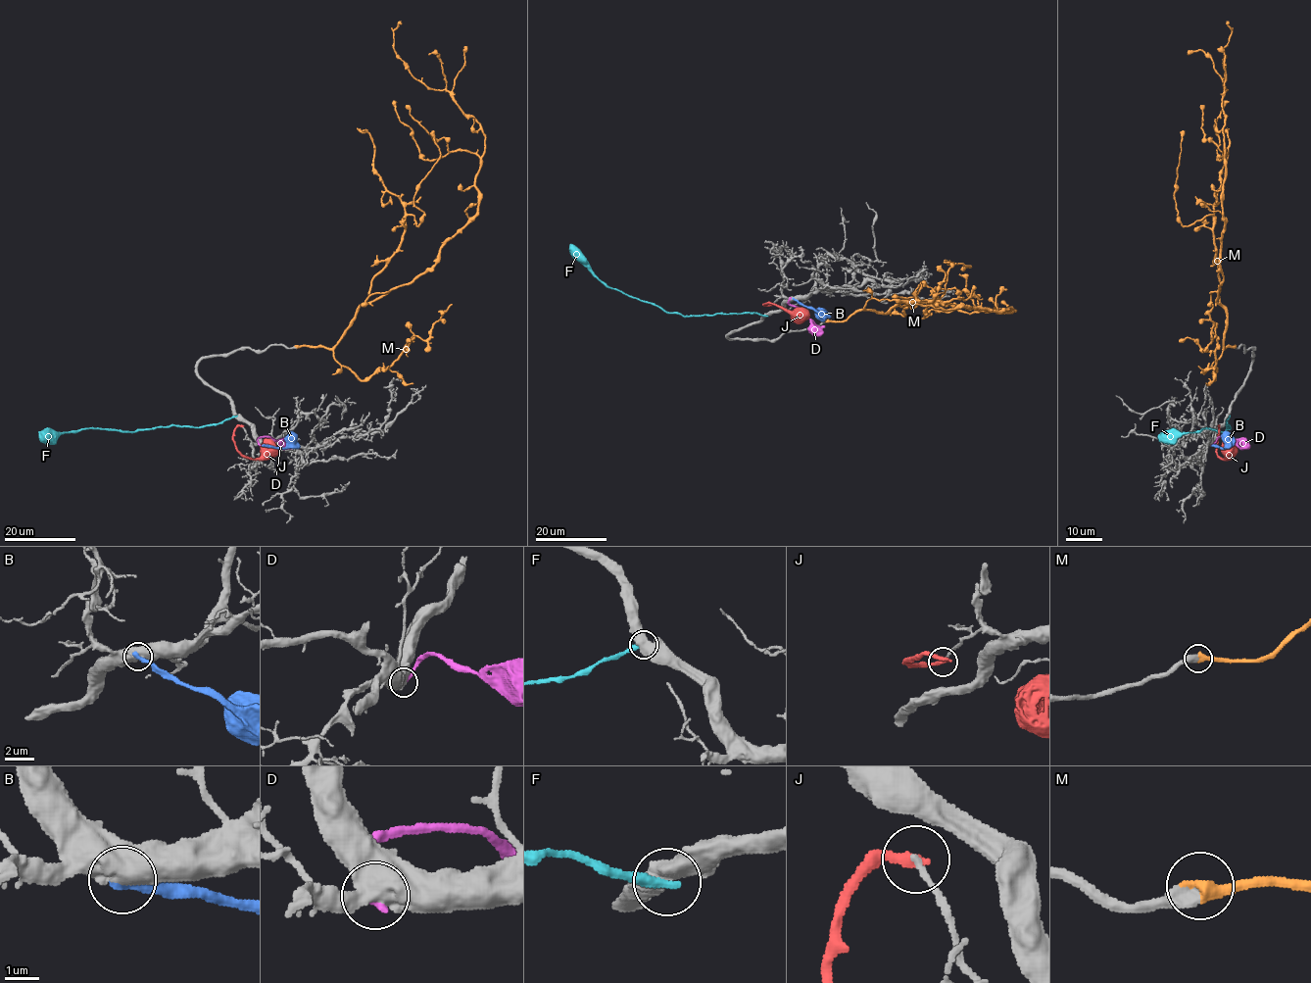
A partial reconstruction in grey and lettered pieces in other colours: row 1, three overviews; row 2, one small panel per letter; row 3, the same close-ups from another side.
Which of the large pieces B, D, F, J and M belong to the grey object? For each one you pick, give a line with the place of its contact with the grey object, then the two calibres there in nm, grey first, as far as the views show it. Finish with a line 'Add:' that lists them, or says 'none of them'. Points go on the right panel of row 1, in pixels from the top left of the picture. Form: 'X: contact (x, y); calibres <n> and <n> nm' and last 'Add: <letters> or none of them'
M: contact (1235, 346); calibres 480 and 480 nm
Add: M

